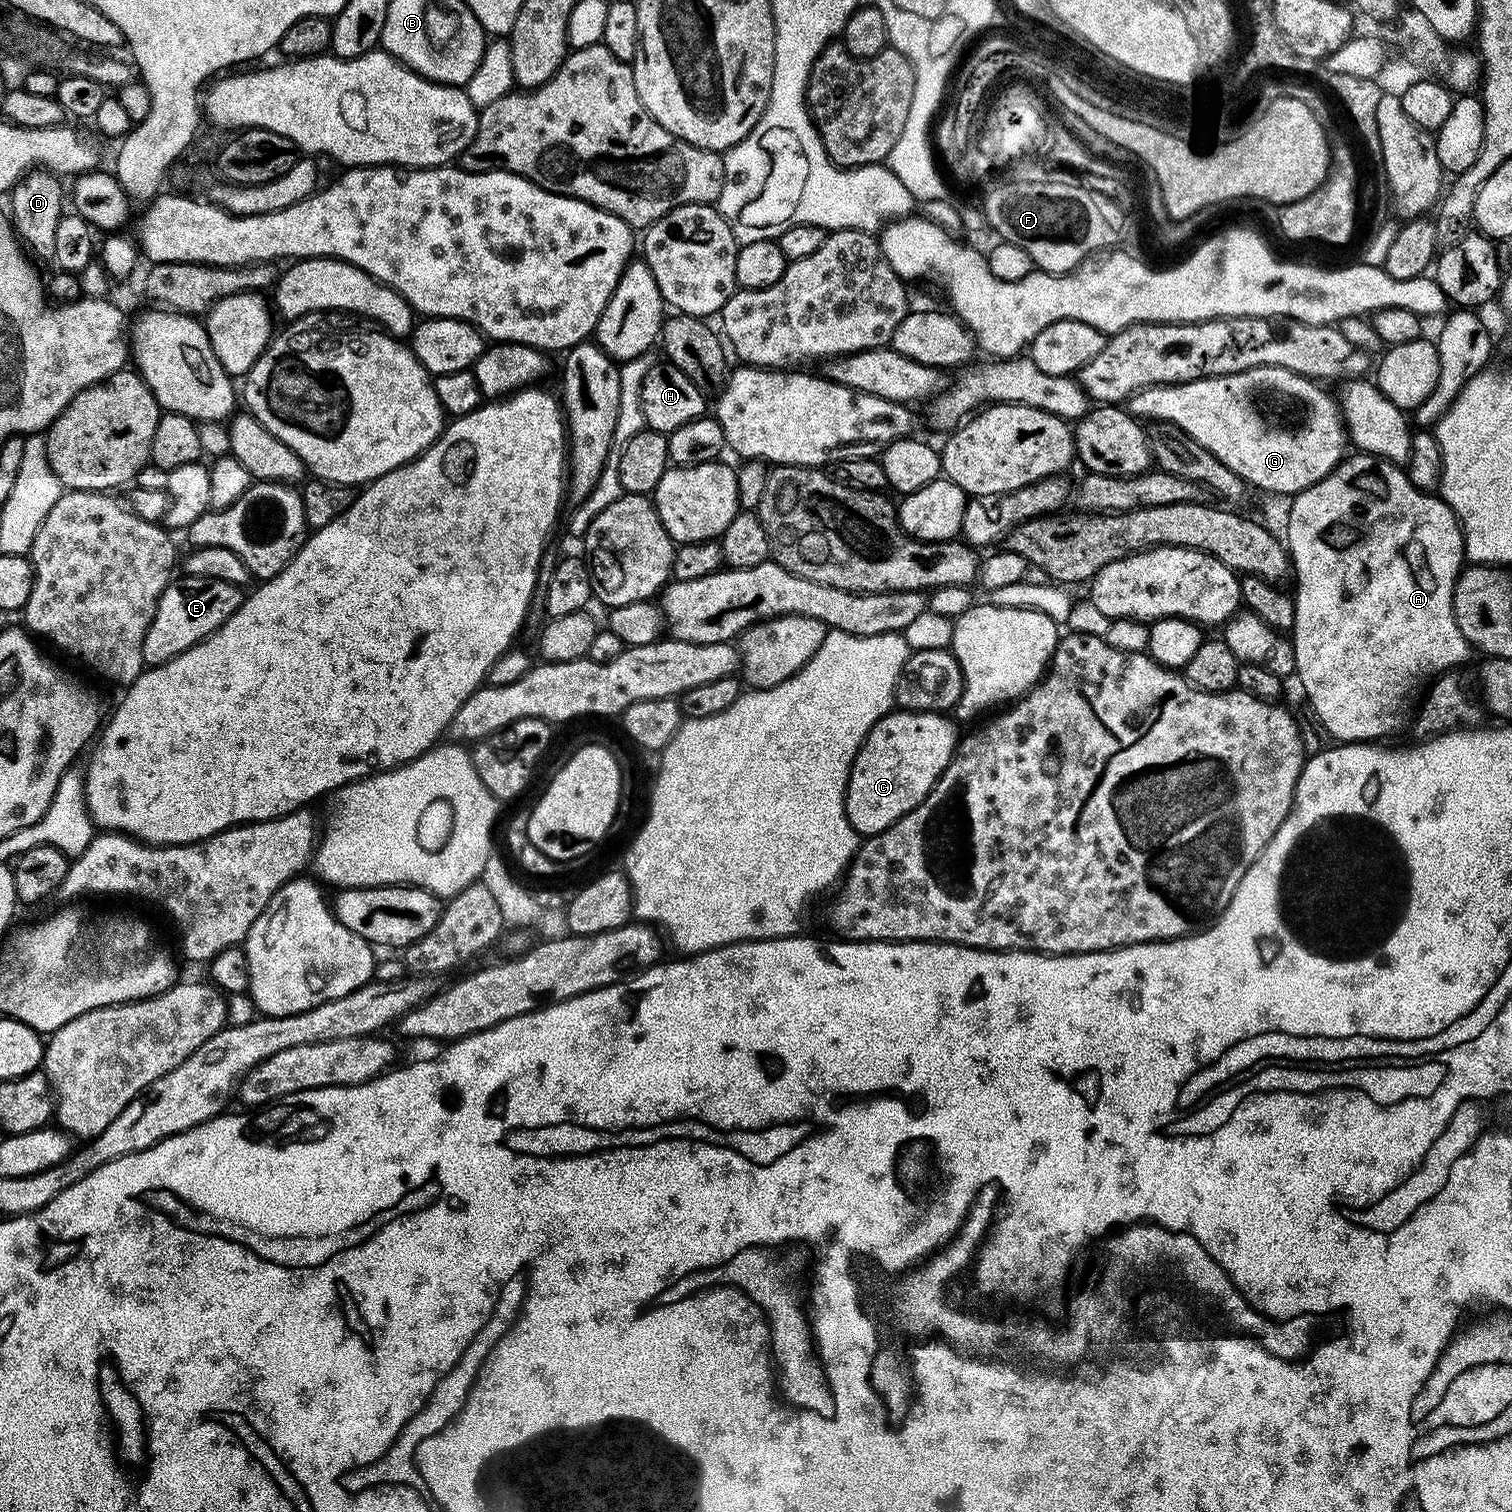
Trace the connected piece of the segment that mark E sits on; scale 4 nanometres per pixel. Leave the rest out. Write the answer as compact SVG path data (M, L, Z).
M184 578L184 581L169 584L167 590L156 607L154 618L150 622L150 630L146 630L146 638L142 642L142 654L145 665L165 664L178 654L190 650L198 642L202 642L210 633L218 629L238 610L244 601L245 593L241 585L230 582L218 582L214 578Z

